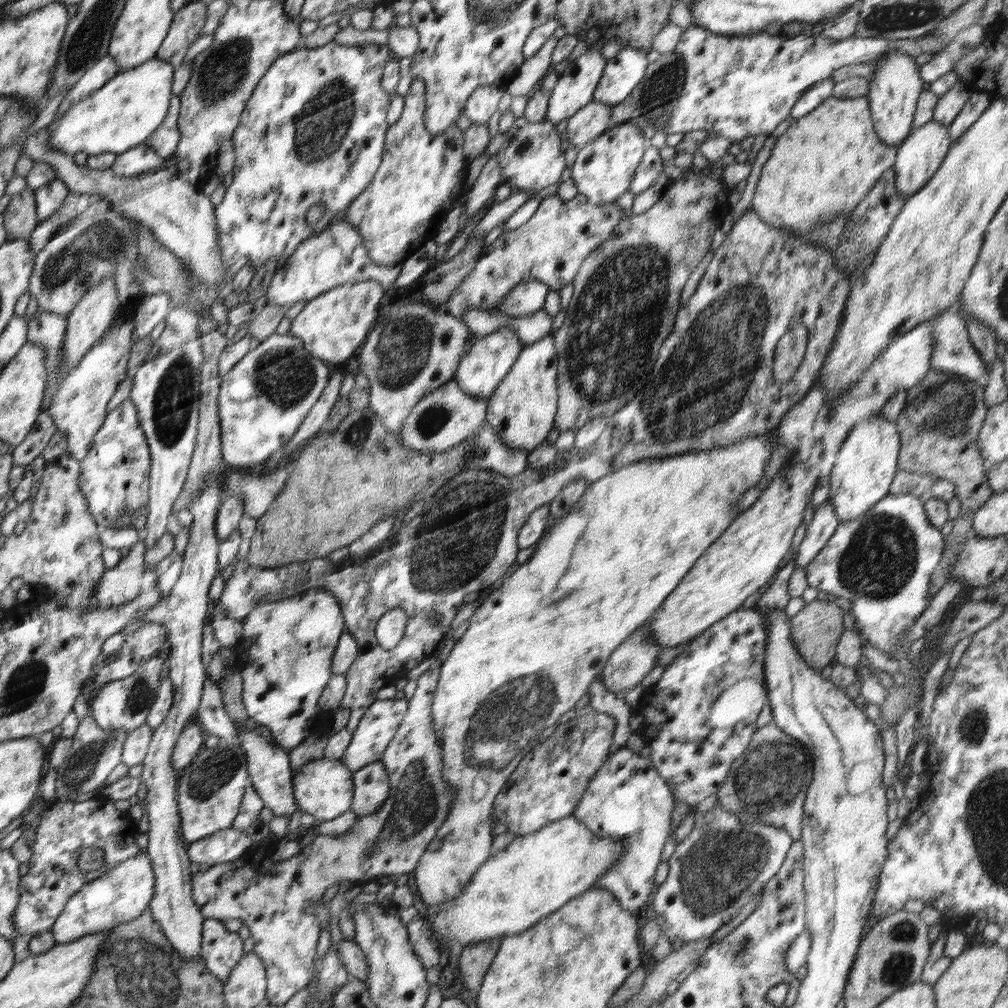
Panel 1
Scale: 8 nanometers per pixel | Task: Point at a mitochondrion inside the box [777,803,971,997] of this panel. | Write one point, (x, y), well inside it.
(896, 970)

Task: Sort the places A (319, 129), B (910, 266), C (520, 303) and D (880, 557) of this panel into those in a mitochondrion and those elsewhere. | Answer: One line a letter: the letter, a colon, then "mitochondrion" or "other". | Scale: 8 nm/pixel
A: mitochondrion
B: other
C: other
D: mitochondrion

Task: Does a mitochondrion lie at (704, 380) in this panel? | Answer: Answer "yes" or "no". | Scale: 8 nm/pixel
yes

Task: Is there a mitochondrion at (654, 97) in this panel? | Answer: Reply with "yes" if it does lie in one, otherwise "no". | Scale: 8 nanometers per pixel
yes

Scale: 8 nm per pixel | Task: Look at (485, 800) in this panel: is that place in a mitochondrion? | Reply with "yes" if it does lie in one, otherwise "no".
no

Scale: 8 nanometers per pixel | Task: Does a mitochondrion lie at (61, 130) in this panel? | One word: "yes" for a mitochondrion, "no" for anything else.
no

